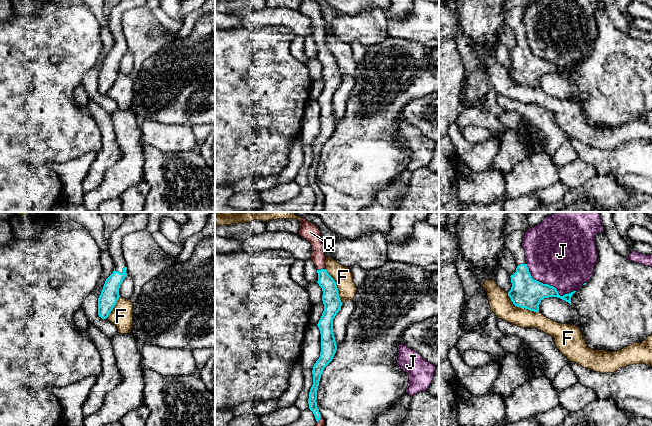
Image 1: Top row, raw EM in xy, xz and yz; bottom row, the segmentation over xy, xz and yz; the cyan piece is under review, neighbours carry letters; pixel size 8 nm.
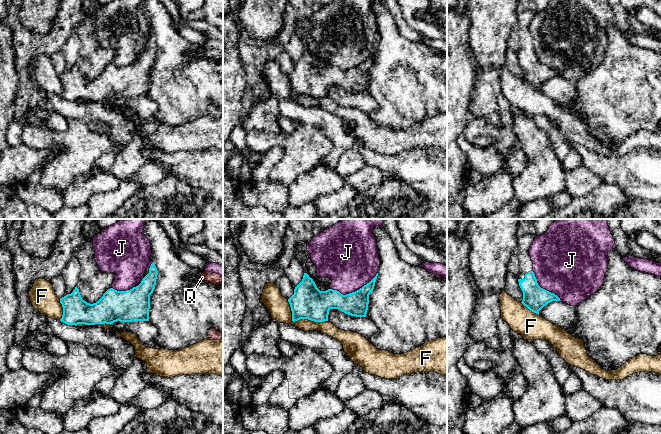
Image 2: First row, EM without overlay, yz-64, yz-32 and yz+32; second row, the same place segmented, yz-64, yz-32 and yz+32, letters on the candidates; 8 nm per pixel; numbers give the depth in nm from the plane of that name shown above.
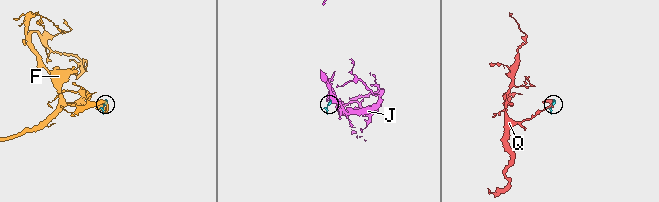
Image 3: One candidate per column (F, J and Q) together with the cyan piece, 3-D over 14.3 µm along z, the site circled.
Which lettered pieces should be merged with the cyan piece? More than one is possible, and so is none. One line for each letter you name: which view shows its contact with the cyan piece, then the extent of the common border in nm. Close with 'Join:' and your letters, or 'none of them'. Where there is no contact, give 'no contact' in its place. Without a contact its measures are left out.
Q: contact in xz; length 70 nm
Join: Q

